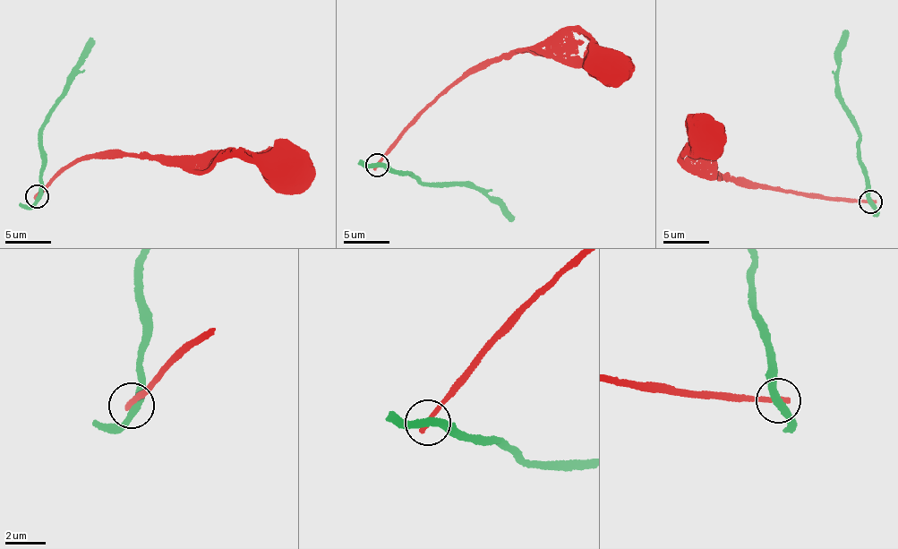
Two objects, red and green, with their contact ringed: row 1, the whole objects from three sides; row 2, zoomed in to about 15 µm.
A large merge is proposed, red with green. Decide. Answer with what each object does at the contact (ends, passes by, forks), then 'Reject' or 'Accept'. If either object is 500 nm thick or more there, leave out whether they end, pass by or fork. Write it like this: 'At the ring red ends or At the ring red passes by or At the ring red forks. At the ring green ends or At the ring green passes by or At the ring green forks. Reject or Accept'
At the ring red ends. At the ring green passes by. Reject

